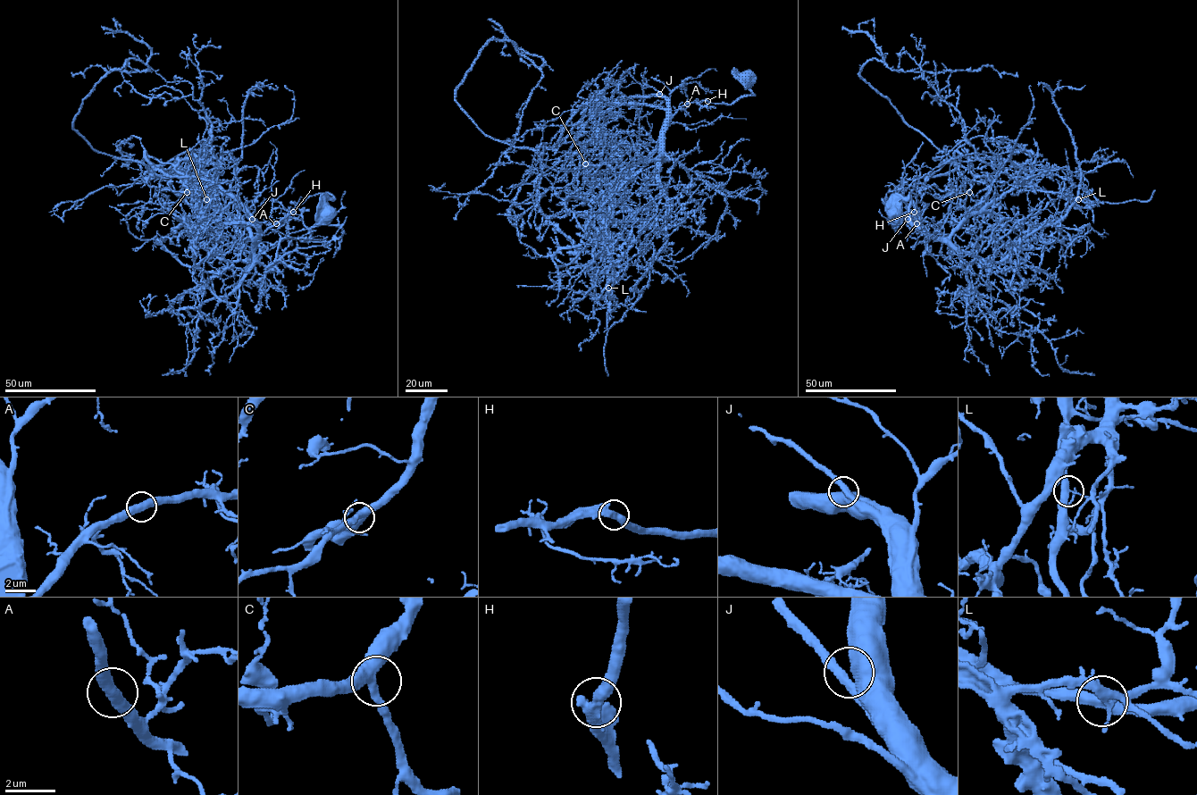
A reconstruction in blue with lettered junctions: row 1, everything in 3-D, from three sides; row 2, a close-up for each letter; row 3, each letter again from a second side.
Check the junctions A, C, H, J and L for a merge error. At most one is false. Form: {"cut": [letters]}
{"cut": ["L"]}

